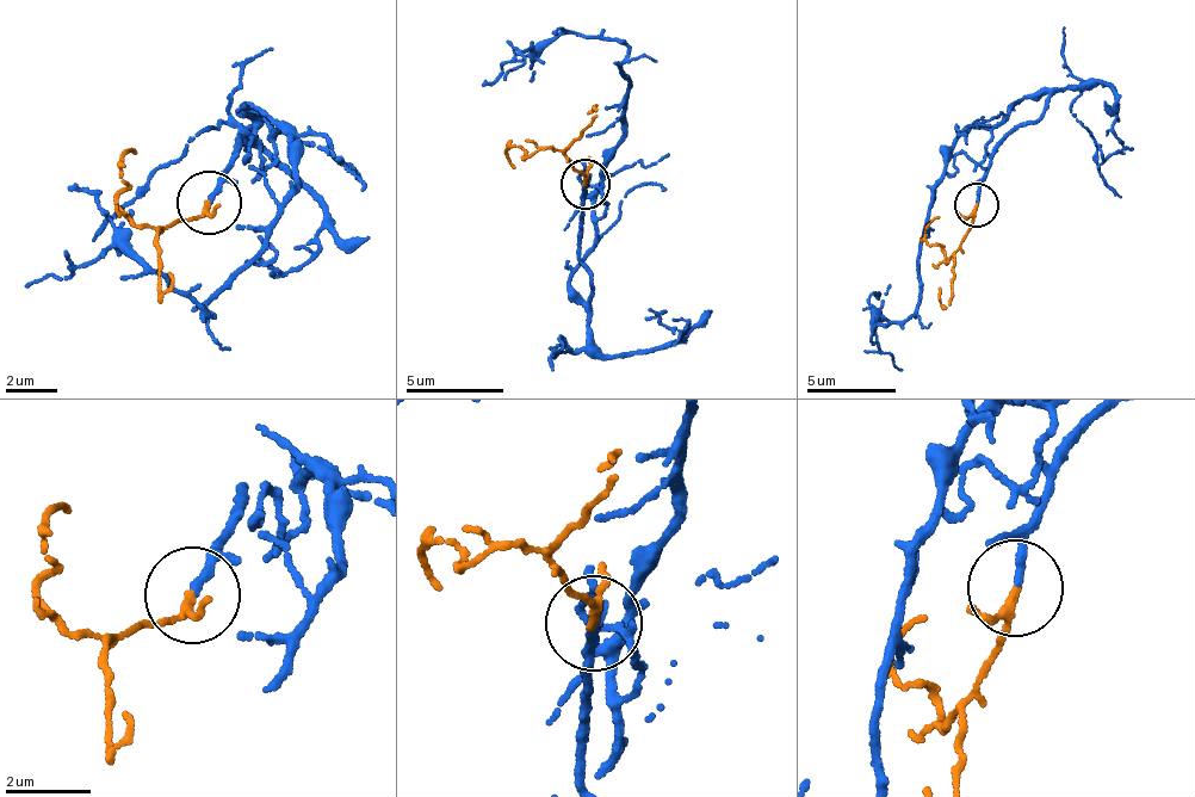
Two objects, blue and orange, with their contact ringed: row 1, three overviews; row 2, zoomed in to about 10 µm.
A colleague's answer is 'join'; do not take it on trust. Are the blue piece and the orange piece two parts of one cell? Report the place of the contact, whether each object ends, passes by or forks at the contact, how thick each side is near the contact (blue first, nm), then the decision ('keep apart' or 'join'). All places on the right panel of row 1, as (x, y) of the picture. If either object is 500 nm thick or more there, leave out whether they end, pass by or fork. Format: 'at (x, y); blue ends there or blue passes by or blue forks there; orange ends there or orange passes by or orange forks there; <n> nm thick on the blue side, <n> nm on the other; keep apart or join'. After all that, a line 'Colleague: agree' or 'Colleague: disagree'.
at (976, 204); blue ends there; orange passes by; 180 nm thick on the blue side, 160 nm on the other; join
Colleague: agree

